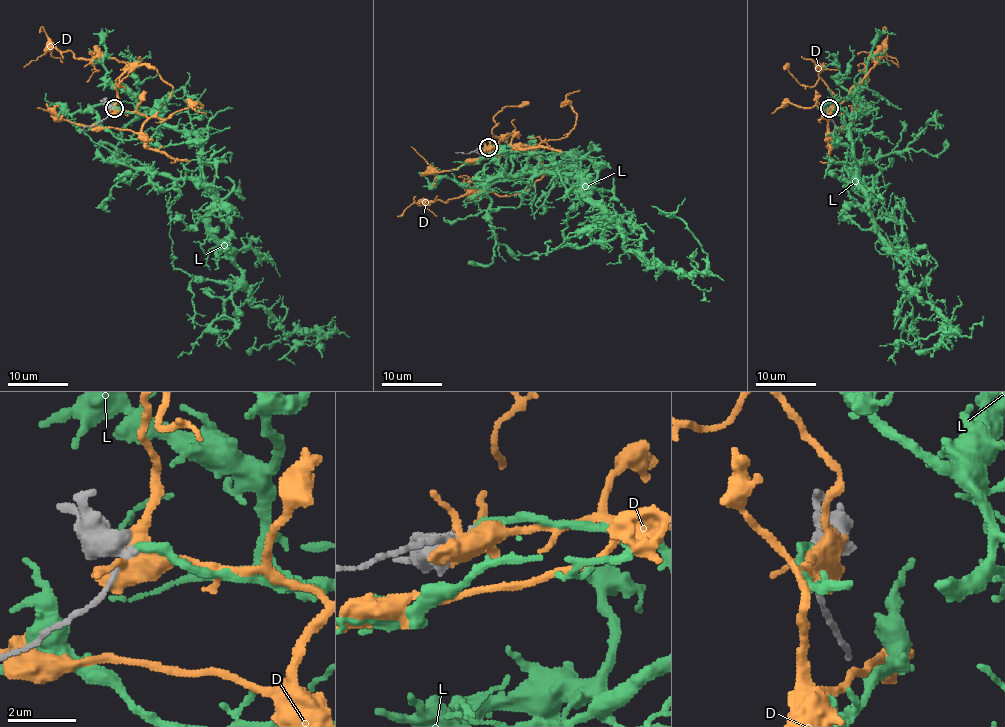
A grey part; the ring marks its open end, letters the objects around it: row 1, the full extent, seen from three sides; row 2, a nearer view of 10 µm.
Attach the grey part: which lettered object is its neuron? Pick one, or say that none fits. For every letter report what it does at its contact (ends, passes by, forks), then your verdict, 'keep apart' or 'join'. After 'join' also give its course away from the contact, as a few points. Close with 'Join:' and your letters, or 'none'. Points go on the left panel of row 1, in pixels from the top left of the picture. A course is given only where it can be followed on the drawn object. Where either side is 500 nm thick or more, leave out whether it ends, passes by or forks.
D: keep apart
L: it ends | join | via (113, 108), (163, 109), (196, 138), (211, 231), (250, 301), (286, 333), (334, 331), (299, 343), (295, 364)
Join: L

